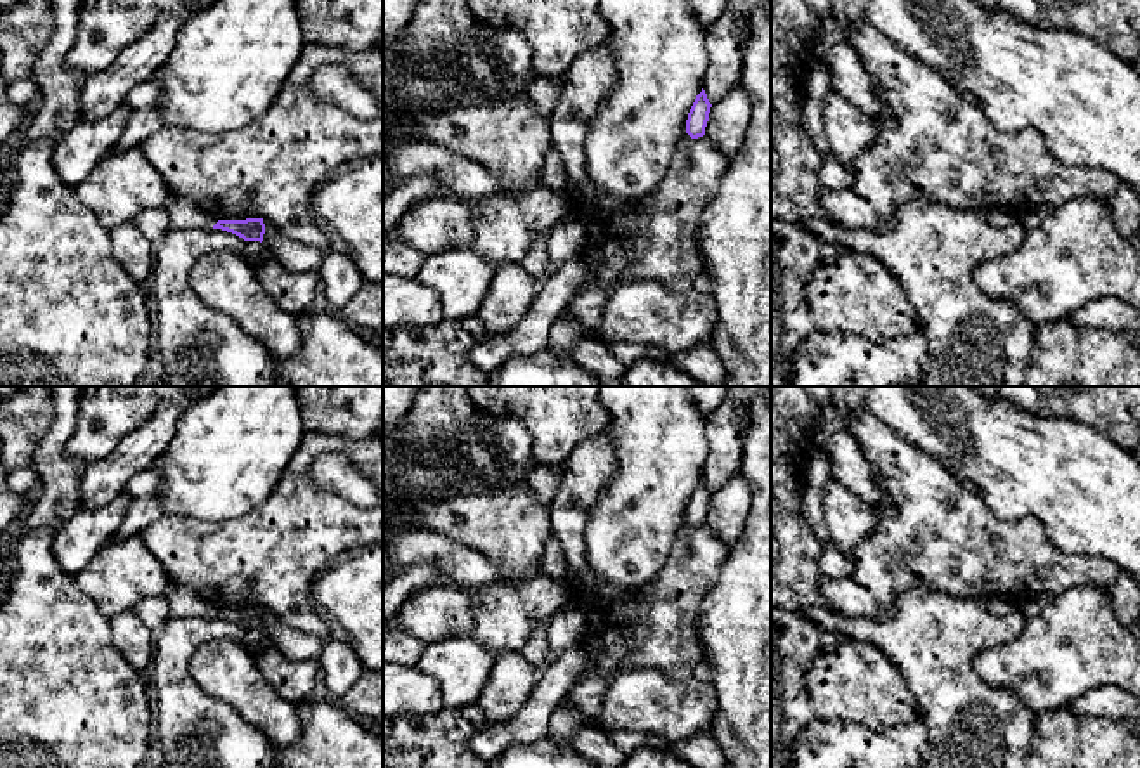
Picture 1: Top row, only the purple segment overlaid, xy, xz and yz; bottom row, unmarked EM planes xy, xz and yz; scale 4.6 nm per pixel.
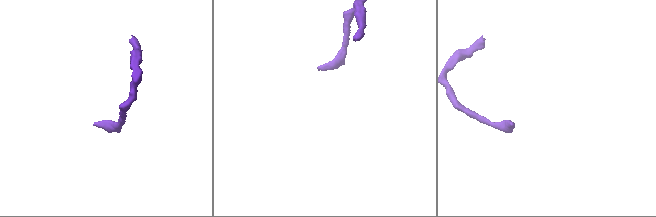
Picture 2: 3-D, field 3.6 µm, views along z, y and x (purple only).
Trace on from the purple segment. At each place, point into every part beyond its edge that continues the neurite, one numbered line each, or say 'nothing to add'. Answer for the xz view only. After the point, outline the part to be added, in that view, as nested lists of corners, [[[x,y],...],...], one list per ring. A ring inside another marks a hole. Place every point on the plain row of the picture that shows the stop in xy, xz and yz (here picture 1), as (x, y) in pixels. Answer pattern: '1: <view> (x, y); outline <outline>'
nothing to add

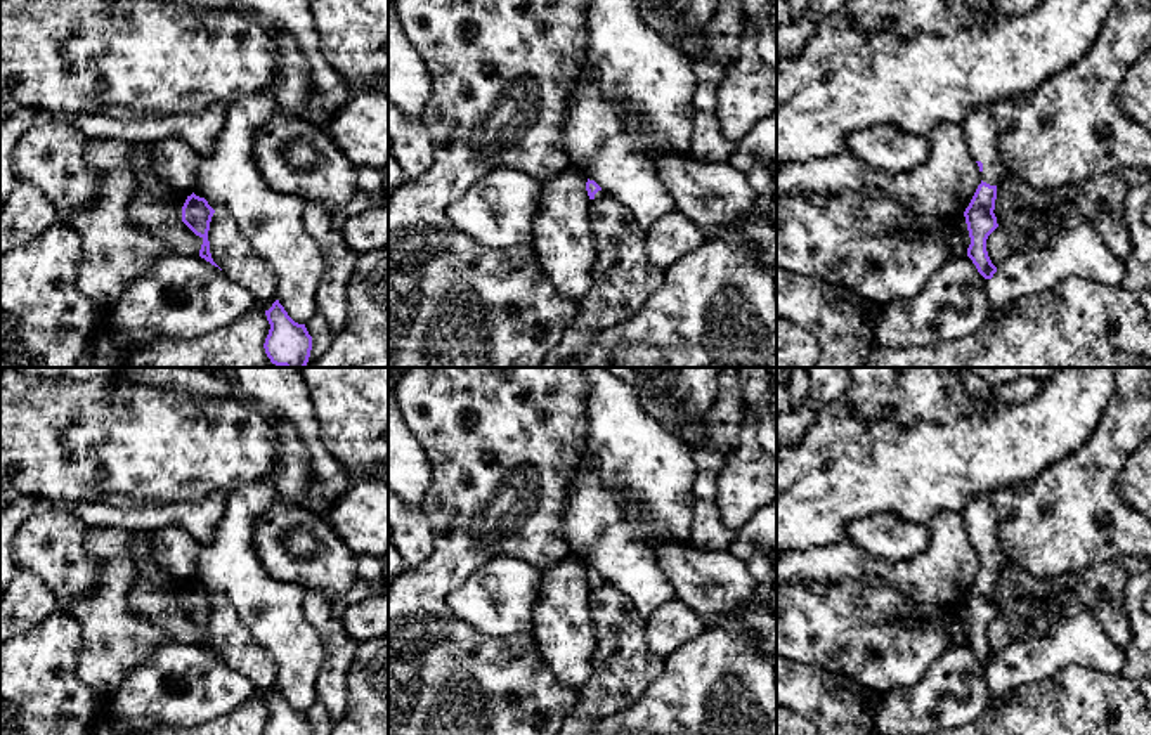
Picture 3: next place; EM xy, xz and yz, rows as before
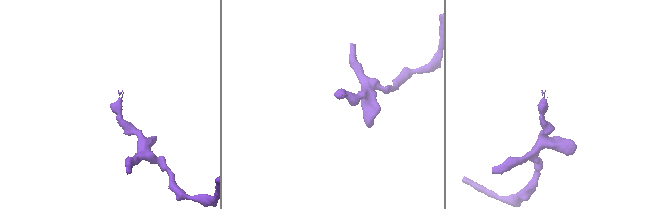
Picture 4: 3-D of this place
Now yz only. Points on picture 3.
1: yz (980, 517); outline [[[978,494],[962,511],[966,529],[976,550],[983,551],[981,567],[998,574],[1002,551],[998,546],[997,511],[990,494]]]

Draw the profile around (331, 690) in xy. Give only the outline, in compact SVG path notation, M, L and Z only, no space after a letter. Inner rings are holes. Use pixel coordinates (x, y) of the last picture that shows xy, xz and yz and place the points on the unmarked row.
M305 591L303 612L324 650L324 662L315 678L315 697L335 725L347 711L347 674L357 655L357 643L345 633L343 621L333 614L333 603L324 591Z

